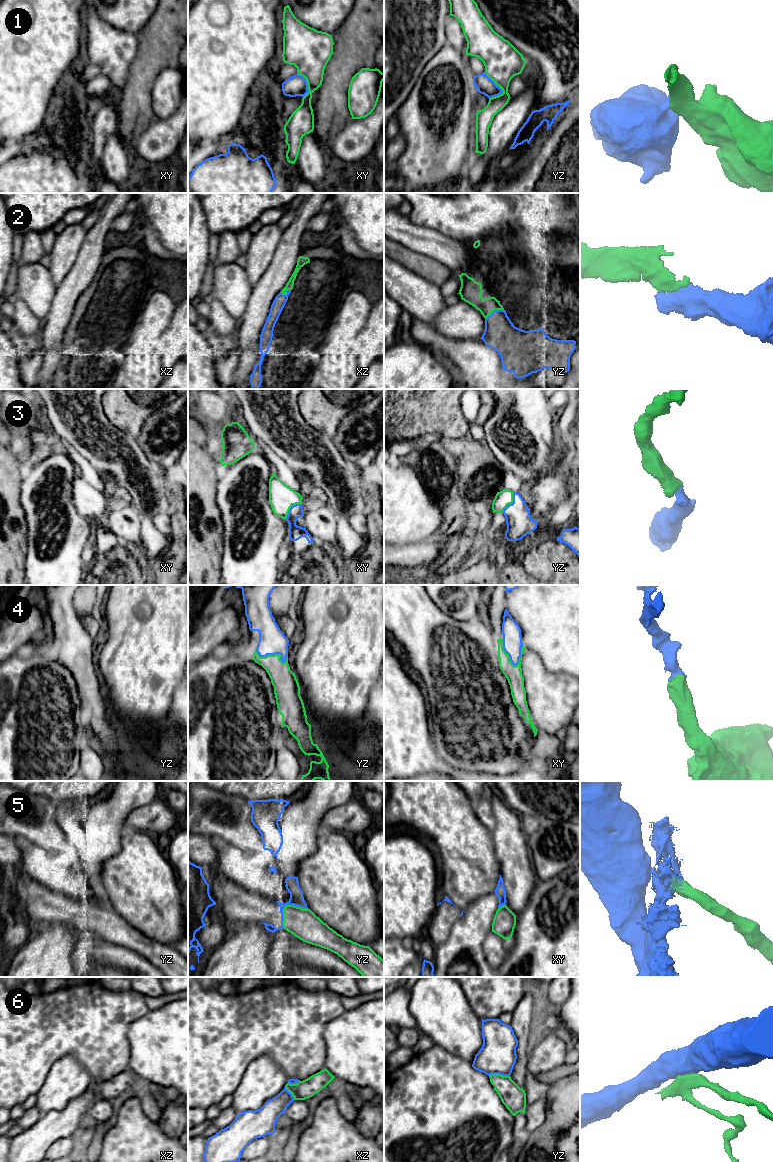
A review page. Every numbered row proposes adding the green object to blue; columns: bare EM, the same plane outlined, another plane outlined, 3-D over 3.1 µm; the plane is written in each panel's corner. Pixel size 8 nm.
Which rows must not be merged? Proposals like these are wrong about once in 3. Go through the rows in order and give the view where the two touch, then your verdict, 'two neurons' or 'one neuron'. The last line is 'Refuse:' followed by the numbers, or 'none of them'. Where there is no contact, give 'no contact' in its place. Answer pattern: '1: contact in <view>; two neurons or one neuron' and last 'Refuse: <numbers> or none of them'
1: contact in yz; two neurons
2: contact in yz; one neuron
3: contact in yz; one neuron
4: contact in xy; one neuron
5: contact in yz; two neurons
6: contact in yz; two neurons
Refuse: 1, 5, 6

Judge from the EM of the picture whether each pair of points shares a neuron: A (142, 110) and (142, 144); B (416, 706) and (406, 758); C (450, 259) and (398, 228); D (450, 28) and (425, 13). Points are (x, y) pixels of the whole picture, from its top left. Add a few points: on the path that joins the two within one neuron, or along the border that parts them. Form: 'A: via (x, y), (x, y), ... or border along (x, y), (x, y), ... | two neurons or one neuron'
A: border along (156, 119), (136, 139), (131, 148) | two neurons
B: via (406, 719), (406, 745) | one neuron
C: via (437, 246), (411, 235) | one neuron
D: border along (444, 28), (446, 40) | two neurons

